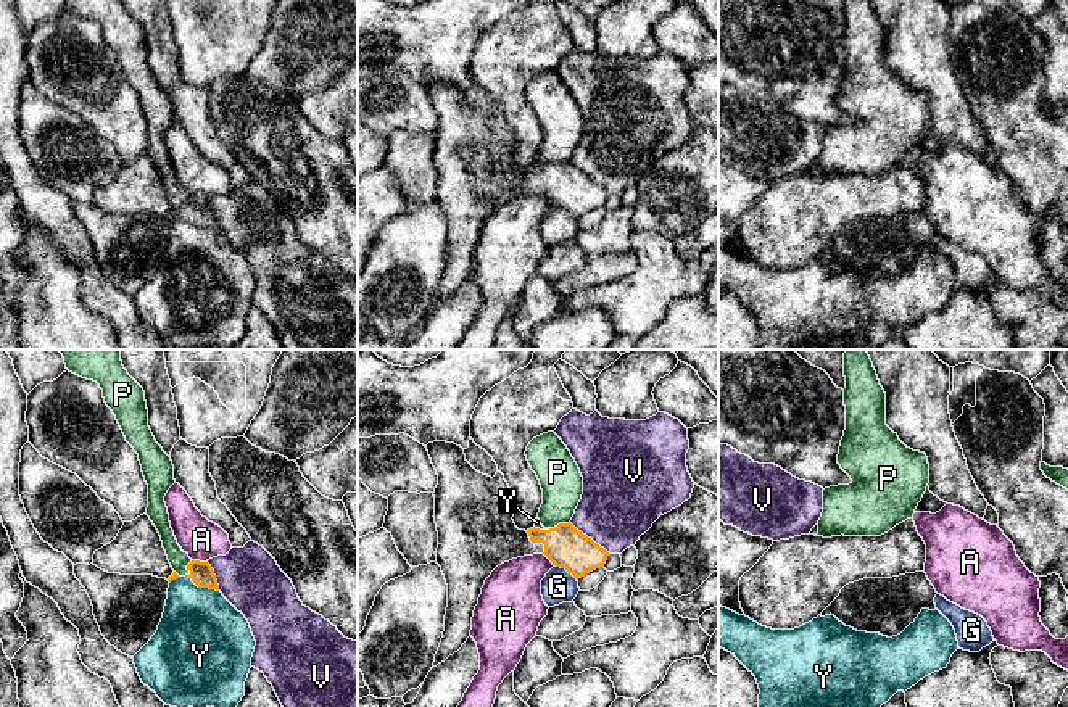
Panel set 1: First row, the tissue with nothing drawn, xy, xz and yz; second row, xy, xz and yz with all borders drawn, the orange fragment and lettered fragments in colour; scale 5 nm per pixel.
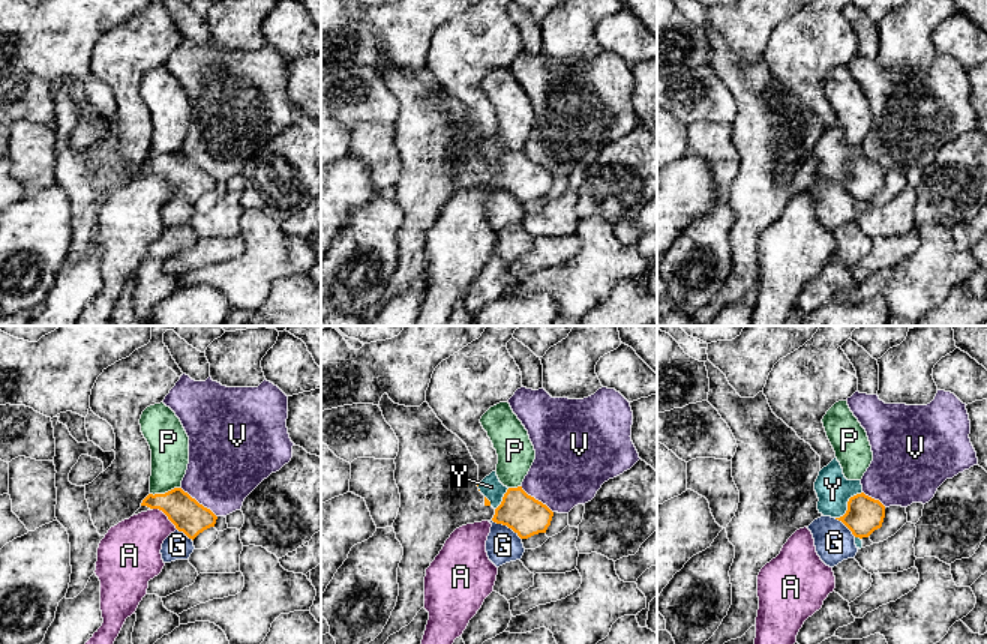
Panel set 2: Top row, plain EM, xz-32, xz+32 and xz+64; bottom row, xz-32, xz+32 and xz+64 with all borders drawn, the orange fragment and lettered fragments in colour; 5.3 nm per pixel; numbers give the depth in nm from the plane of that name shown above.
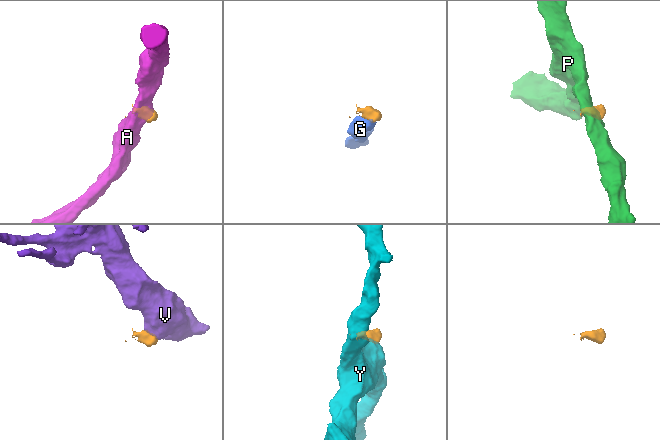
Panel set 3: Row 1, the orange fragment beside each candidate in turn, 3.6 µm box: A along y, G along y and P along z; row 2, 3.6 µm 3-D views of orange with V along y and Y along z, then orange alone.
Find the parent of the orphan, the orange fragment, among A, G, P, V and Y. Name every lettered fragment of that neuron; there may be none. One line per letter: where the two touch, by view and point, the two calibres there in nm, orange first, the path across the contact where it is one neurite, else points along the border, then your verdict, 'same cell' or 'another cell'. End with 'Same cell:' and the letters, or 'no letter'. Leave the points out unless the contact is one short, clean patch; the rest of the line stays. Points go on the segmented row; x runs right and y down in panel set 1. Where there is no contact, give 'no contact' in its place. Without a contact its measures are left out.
A: contact xy (198, 561); calibres 120 and 200 nm; border xy (192, 559), (205, 562); another cell
G: contact xz (566, 569); calibres 200 and 170 nm; border xz (554, 564), (577, 578); another cell
P: contact xy (187, 569); calibres 120 and 90 nm; border xy (192, 561), (187, 566), (189, 572), (184, 575); another cell
V: contact xz (590, 538); calibres 200 and 400 nm; border xz (569, 522), (609, 553); another cell
Y: contact xy (202, 587); calibres 120 and 440 nm; border xy (186, 575), (198, 587), (218, 591); another cell
Same cell: no letter

